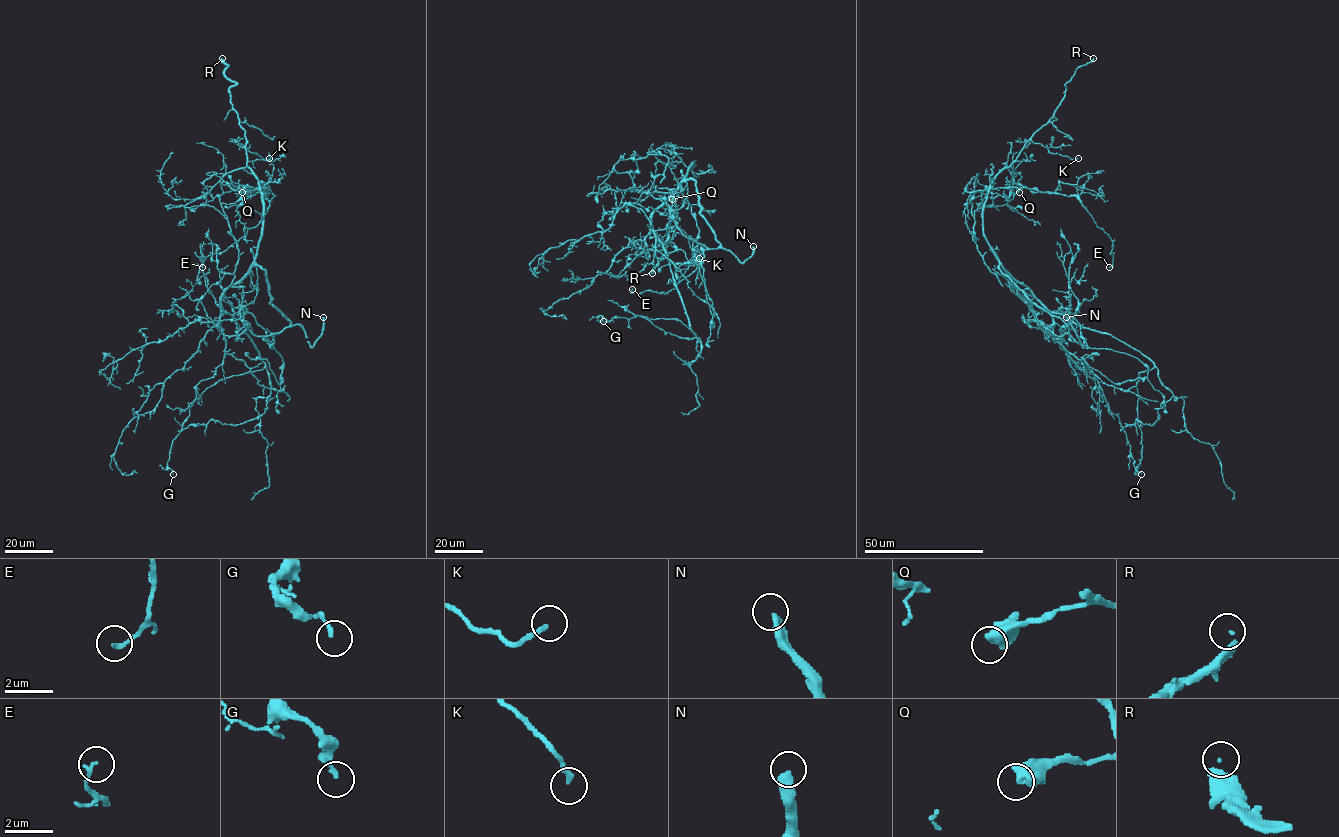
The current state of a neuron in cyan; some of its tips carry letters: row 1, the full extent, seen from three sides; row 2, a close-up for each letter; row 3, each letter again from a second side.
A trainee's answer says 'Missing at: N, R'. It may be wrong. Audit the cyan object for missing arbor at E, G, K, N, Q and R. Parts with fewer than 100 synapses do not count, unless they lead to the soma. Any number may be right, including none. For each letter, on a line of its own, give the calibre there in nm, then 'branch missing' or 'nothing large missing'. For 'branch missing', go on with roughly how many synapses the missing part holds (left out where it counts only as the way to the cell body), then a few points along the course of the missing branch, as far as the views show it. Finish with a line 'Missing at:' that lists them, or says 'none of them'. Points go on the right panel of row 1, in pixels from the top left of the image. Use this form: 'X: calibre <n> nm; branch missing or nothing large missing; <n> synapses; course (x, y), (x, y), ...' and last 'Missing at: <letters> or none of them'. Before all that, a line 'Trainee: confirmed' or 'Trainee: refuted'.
Trainee: confirmed
E: calibre 160 nm; nothing large missing
G: calibre 160 nm; nothing large missing
K: calibre 200 nm; nothing large missing
N: calibre 360 nm; branch missing; 750 synapses; course (1066, 317), (1052, 319), (987, 273), (966, 214), (1017, 176), (1080, 186), (1149, 162)
Q: calibre 600 nm; nothing large missing
R: calibre 190 nm; branch missing
Missing at: N, R

